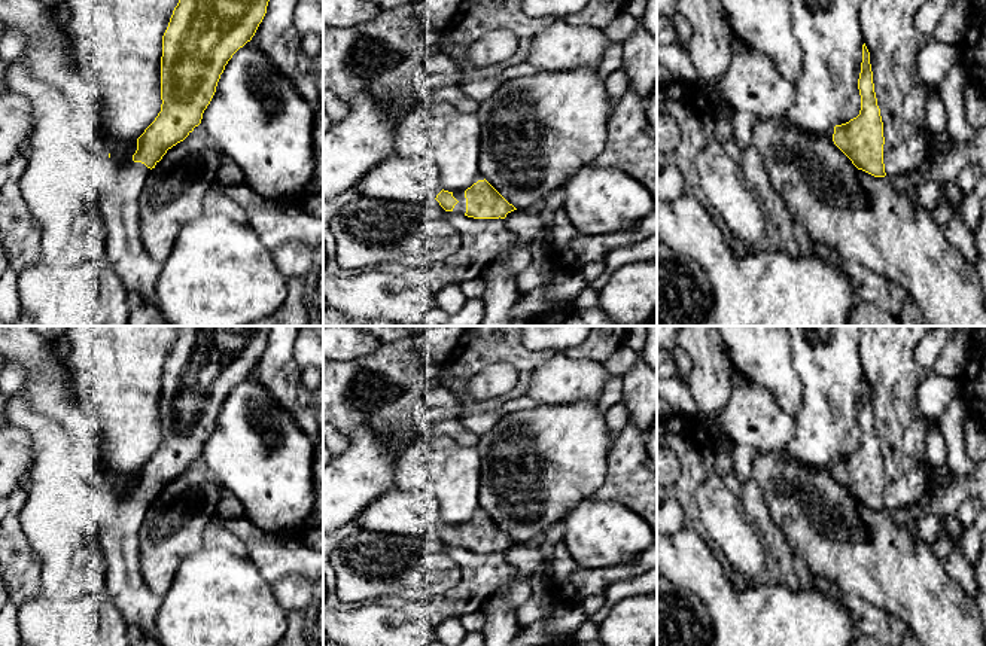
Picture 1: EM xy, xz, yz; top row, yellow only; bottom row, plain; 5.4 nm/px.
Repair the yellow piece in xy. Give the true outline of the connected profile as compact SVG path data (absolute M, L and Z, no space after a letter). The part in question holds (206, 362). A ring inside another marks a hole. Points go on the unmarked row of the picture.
M180 326L168 360L162 369L161 390L161 445L137 472L133 497L121 508L113 508L100 522L100 545L106 560L106 591L128 627L140 627L146 636L153 636L155 619L162 598L155 595L141 579L140 570L140 527L152 502L168 482L183 475L201 457L203 447L210 438L220 408L232 388L255 369L262 356L271 326Z

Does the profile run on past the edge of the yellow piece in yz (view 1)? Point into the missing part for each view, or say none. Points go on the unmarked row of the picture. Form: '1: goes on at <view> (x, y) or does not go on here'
1: does not go on here

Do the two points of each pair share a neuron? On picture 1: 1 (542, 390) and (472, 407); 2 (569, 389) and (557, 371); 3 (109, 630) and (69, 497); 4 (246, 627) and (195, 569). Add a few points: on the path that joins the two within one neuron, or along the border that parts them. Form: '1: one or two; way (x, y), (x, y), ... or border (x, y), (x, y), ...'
1: two; border (542, 362), (530, 375), (525, 393)
2: one; way (566, 384), (559, 375)
3: one; way (88, 599), (73, 581), (69, 532)
4: one; way (231, 612), (216, 597), (210, 584)

